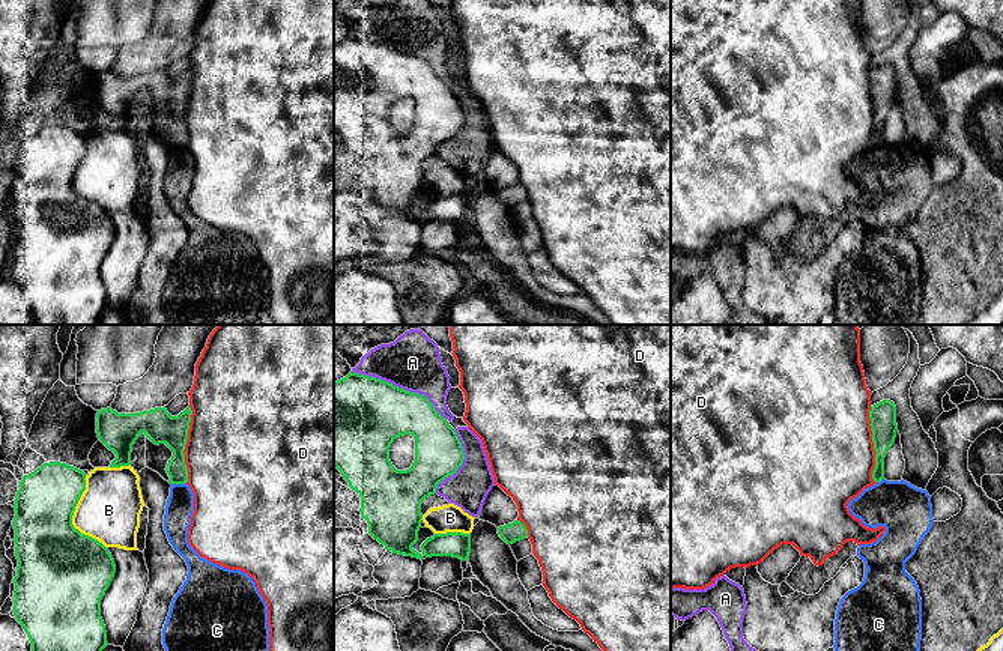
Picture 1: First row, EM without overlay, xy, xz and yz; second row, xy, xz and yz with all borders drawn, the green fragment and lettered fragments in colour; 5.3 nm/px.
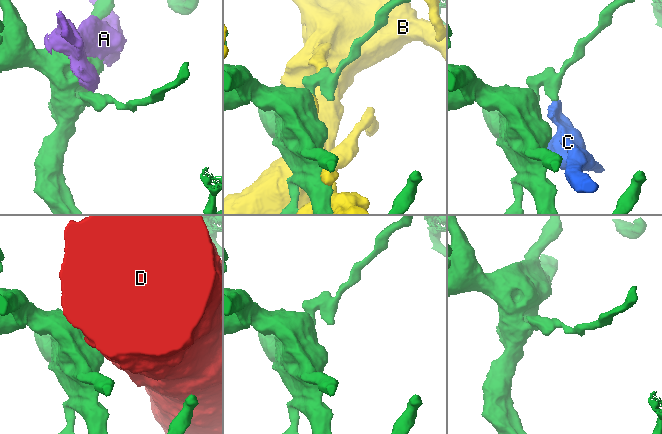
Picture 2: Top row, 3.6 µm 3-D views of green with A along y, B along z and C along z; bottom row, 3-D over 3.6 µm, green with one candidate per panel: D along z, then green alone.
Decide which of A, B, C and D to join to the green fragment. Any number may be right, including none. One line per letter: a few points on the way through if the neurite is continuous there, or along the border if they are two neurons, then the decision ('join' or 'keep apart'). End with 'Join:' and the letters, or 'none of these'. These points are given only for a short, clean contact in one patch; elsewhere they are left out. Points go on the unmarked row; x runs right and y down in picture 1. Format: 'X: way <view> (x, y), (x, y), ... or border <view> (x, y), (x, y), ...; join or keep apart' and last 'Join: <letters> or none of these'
A: keep apart
B: keep apart
C: border xy (185, 145), (172, 148); keep apart
D: keep apart
Join: none of these

